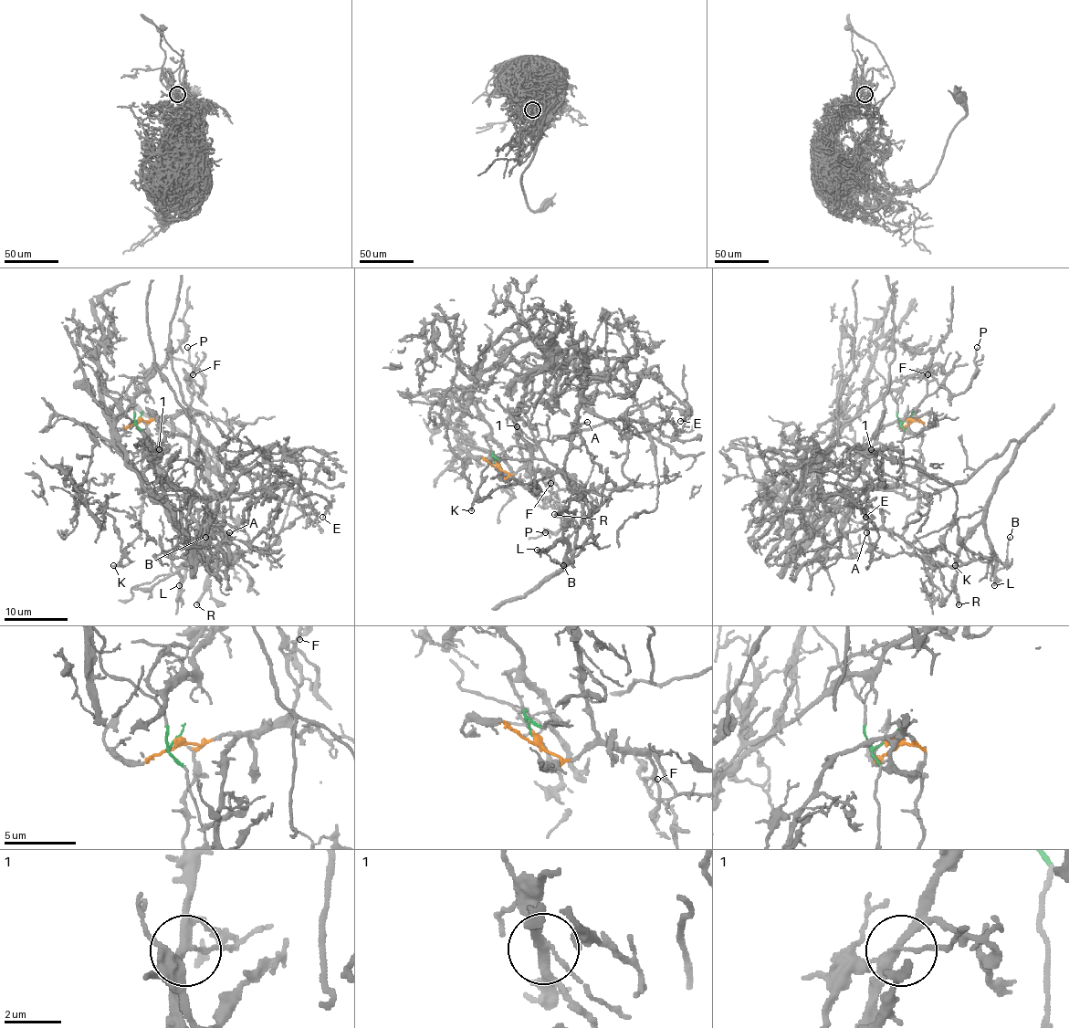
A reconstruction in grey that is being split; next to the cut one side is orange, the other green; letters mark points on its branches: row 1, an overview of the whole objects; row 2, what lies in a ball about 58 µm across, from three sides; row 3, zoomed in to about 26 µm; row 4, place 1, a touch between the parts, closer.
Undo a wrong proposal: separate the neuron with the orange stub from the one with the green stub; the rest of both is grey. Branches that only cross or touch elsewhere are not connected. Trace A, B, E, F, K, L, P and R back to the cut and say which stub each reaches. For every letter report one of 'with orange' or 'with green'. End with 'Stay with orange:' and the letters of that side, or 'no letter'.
A: with orange
B: with green
E: with orange
F: with orange
K: with orange
L: with green
P: with orange
R: with green
Stay with orange: A, E, F, K, P

